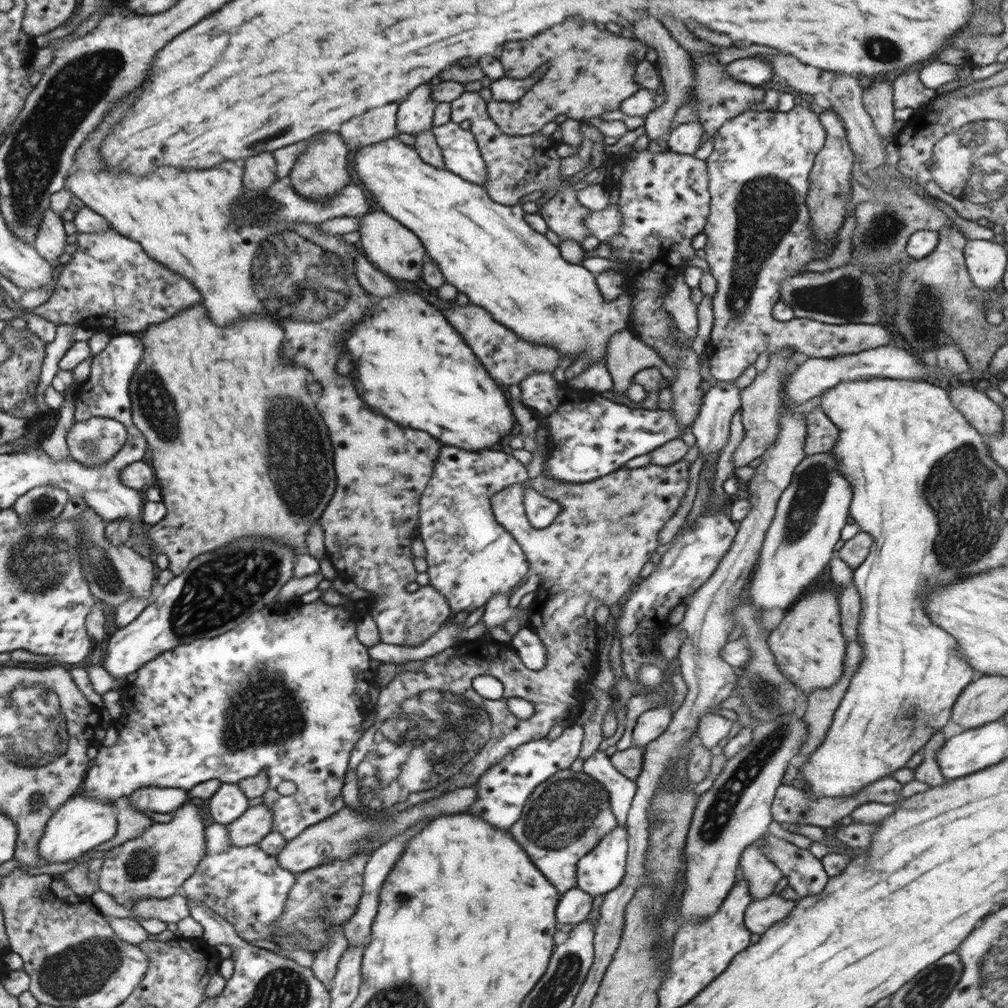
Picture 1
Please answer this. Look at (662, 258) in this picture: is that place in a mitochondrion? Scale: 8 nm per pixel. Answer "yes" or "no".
no

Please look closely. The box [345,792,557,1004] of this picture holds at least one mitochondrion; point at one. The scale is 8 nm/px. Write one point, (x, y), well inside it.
(402, 899)

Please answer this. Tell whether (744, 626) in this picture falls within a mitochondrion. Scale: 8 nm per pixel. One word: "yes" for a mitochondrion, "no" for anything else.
no

